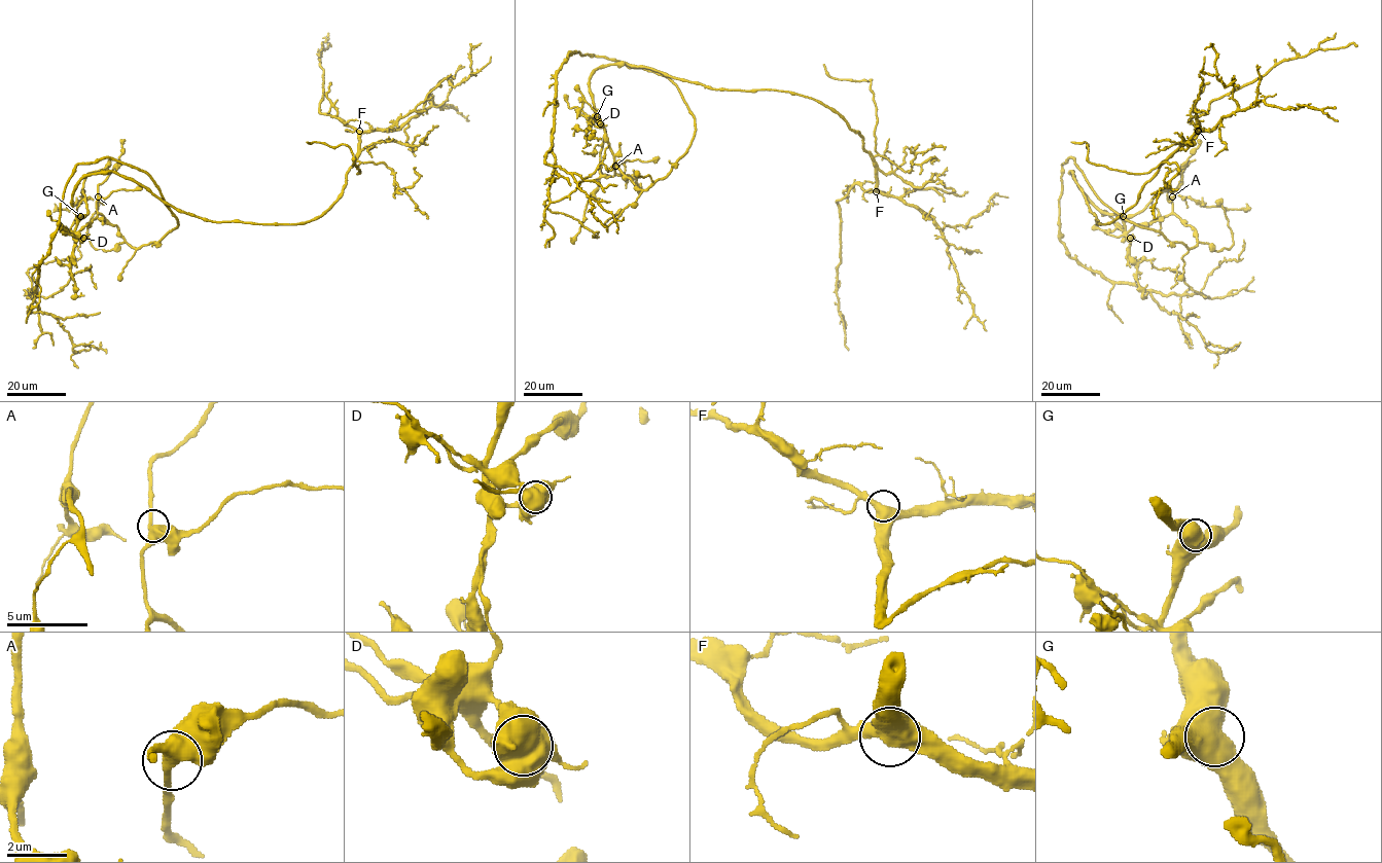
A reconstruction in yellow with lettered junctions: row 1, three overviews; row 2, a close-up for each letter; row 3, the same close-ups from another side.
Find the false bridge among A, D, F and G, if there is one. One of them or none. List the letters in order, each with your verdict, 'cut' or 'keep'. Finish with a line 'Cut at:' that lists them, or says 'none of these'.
A: keep
D: cut
F: keep
G: keep
Cut at: D

